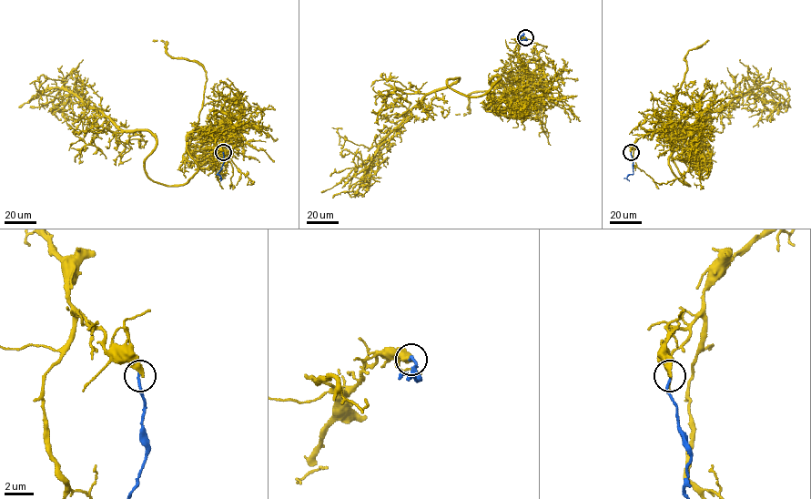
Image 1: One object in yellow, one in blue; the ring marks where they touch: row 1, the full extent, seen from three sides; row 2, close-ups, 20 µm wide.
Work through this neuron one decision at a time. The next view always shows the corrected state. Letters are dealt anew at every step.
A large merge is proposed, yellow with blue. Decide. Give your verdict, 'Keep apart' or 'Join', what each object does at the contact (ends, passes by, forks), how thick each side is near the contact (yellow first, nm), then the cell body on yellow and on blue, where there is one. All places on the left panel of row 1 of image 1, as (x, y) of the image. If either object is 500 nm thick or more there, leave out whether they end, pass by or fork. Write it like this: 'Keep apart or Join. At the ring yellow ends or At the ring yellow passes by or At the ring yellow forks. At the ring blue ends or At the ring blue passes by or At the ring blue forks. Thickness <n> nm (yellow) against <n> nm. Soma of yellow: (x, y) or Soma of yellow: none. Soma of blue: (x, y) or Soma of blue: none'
Keep apart. At the ring yellow ends. At the ring blue ends. Thickness 440 nm (yellow) against 170 nm. Soma of yellow: none. Soma of blue: none

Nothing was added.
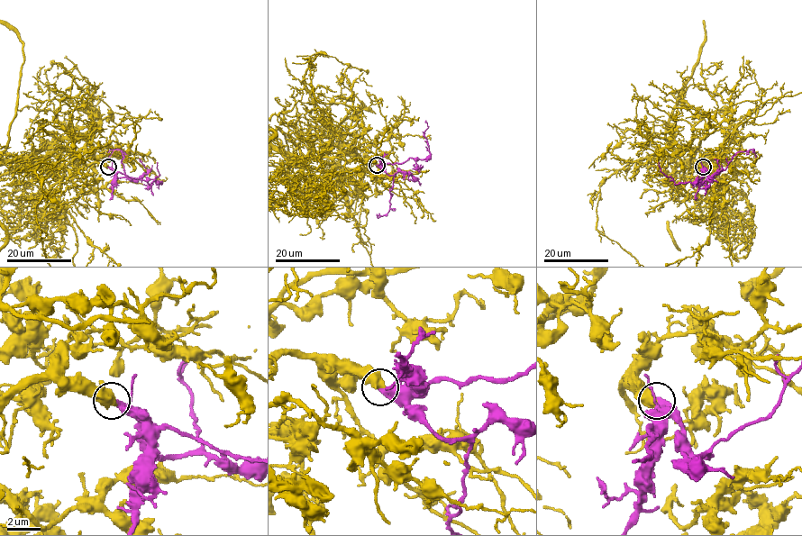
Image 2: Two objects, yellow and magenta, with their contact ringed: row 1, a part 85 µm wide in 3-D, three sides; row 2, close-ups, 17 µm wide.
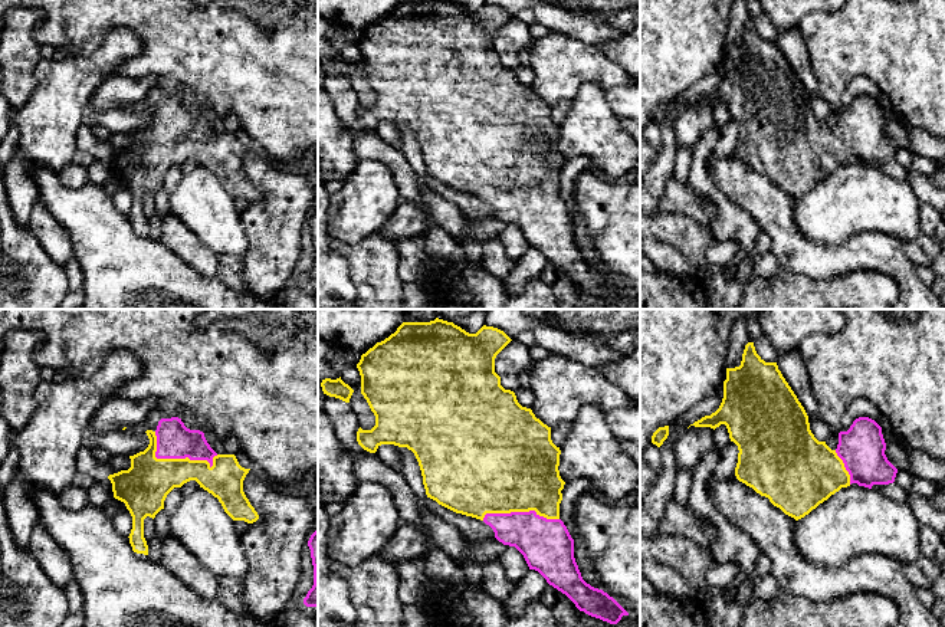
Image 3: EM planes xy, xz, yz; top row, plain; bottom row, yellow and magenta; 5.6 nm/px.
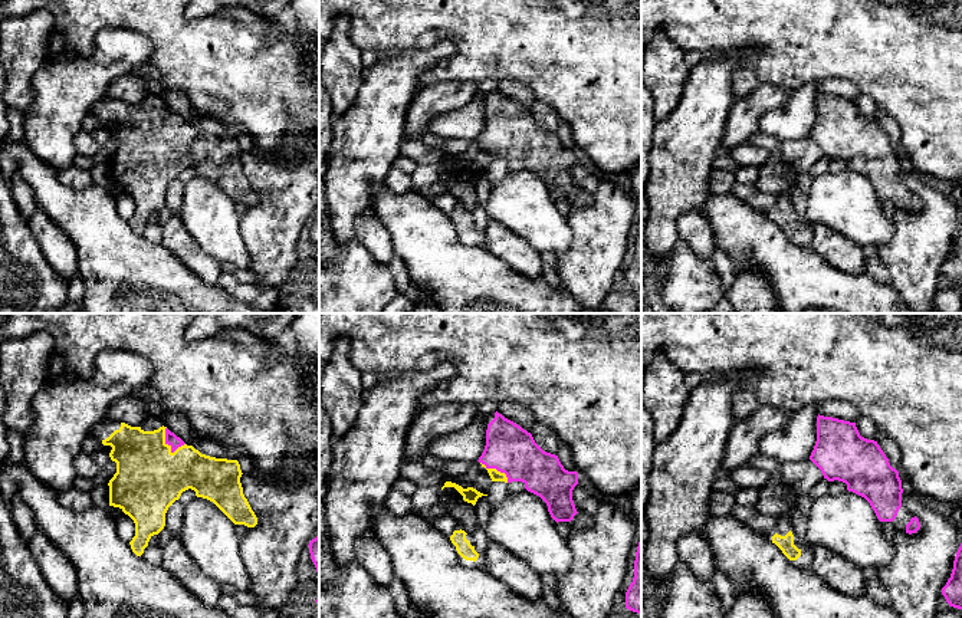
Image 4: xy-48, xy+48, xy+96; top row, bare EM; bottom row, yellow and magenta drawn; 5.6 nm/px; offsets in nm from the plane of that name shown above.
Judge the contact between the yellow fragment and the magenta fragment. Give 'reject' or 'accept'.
accept

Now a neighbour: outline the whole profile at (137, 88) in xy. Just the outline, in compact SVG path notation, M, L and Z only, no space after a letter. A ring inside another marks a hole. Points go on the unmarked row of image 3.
M109 73L95 92L88 112L102 114L119 106L140 106L147 93L158 85L152 75L142 78Z

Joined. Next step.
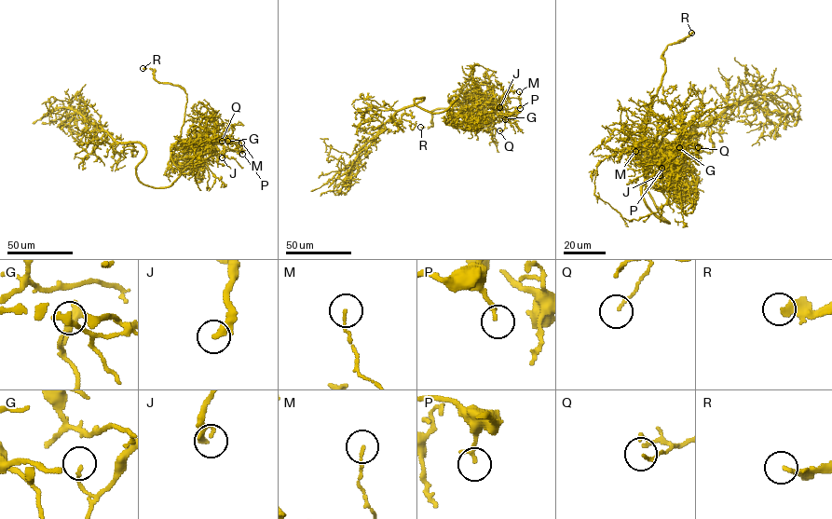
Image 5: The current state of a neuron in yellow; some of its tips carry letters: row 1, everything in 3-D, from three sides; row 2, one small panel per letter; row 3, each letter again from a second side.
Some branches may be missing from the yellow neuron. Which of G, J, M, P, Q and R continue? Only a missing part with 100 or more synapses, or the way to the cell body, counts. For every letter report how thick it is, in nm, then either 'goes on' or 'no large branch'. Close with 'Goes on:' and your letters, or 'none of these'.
G: 140 nm | no large branch
J: 240 nm | goes on
M: 120 nm | no large branch
P: 180 nm | no large branch
Q: 130 nm | no large branch
R: 280 nm | goes on
Goes on: J, R

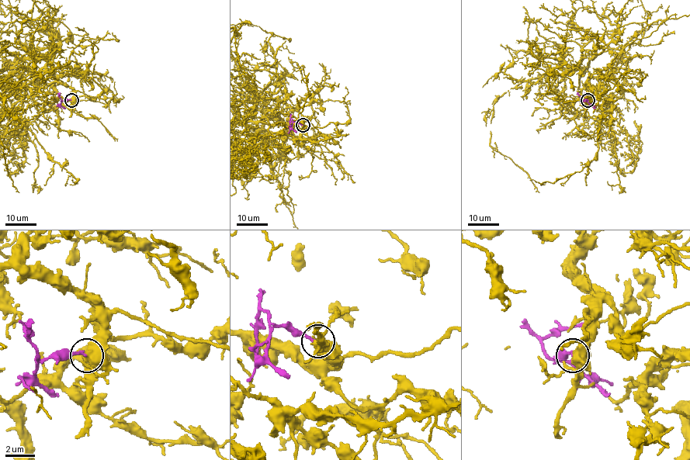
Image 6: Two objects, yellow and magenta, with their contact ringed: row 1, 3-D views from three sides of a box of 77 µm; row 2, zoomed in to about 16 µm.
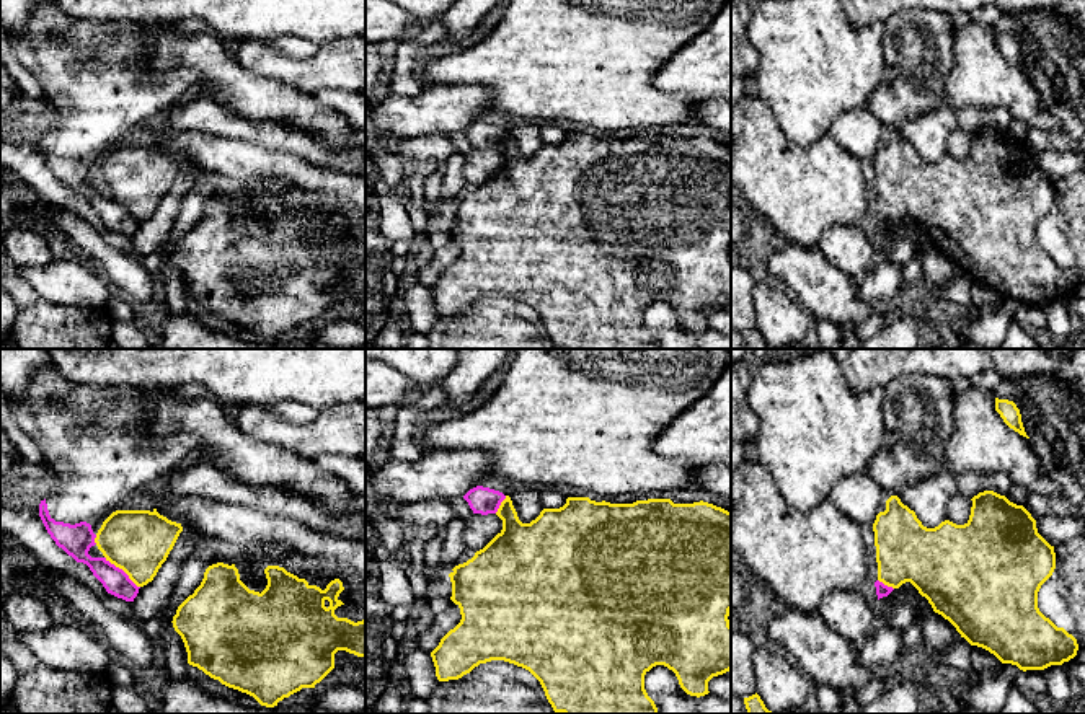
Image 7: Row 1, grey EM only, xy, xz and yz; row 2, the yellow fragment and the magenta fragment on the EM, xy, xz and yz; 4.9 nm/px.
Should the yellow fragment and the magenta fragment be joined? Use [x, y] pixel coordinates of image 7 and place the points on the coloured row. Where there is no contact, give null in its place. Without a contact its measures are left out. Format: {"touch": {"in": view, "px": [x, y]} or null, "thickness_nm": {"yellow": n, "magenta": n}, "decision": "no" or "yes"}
{"touch": {"in": "xy", "px": [123, 569]}, "thickness_nm": {"yellow": 320, "magenta": 130}, "decision": "no"}

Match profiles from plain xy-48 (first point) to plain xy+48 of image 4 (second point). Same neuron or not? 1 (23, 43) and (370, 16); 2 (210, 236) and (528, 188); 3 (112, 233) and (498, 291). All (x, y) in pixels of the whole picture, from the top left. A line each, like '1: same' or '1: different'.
1: different
2: same
3: same

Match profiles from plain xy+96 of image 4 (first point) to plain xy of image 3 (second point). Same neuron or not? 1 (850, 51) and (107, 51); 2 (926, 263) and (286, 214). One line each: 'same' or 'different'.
1: different
2: same

